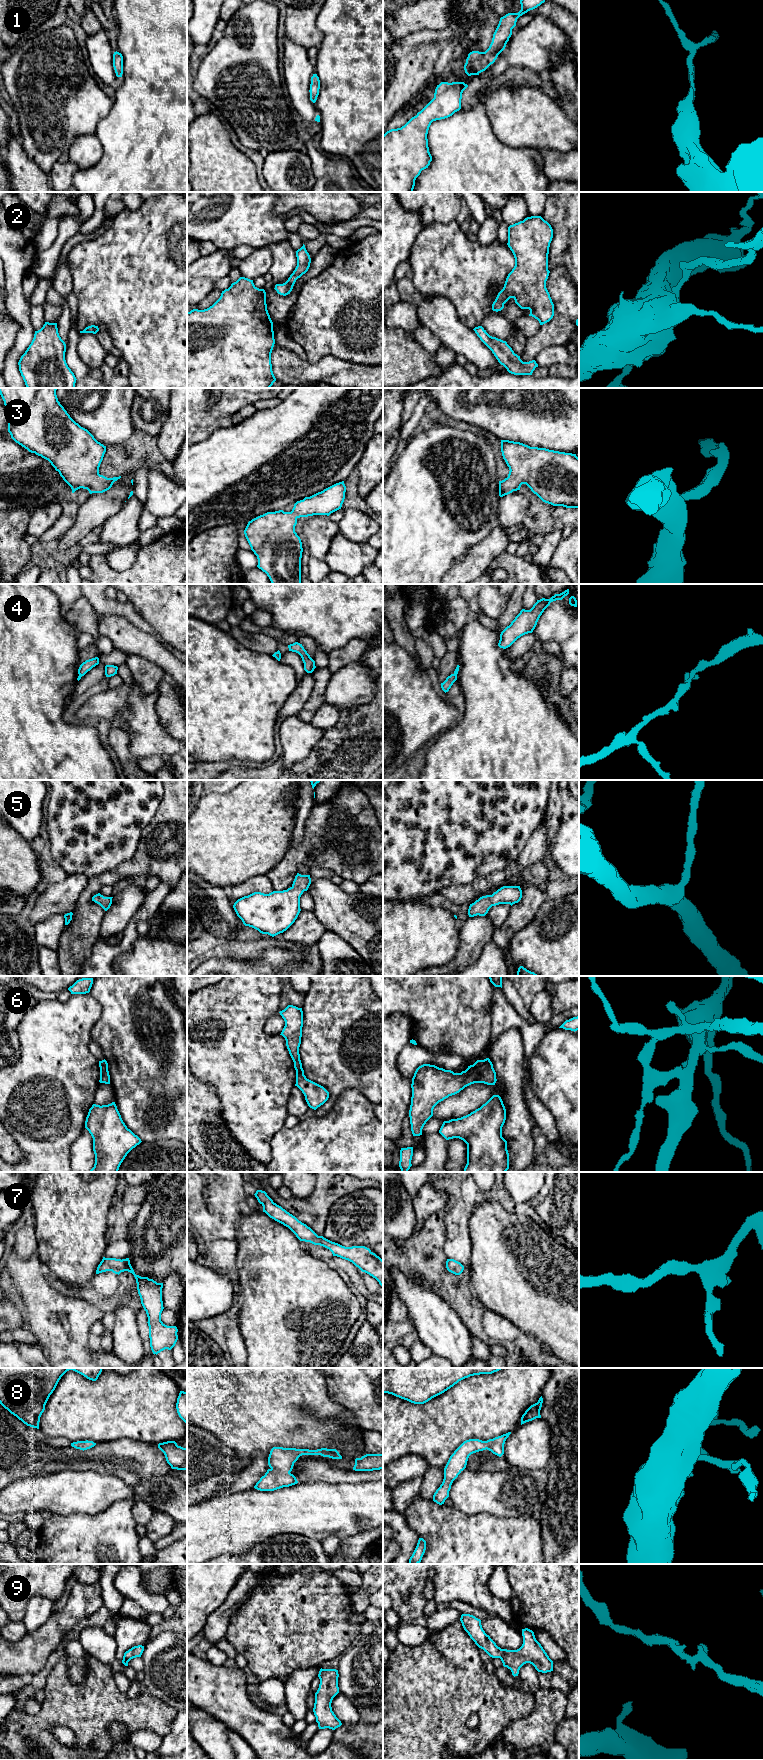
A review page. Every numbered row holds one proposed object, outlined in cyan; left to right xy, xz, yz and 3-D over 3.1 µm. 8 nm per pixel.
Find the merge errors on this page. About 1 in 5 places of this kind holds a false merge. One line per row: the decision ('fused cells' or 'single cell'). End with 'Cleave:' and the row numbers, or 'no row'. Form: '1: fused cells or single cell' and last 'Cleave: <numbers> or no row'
1: single cell
2: single cell
3: single cell
4: single cell
5: single cell
6: fused cells
7: single cell
8: single cell
9: single cell
Cleave: 6

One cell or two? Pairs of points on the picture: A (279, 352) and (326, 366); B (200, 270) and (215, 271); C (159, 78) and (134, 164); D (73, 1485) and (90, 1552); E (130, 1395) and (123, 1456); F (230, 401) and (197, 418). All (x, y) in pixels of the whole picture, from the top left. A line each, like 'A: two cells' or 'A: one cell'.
A: one cell
B: one cell
C: one cell
D: two cells
E: two cells
F: one cell

